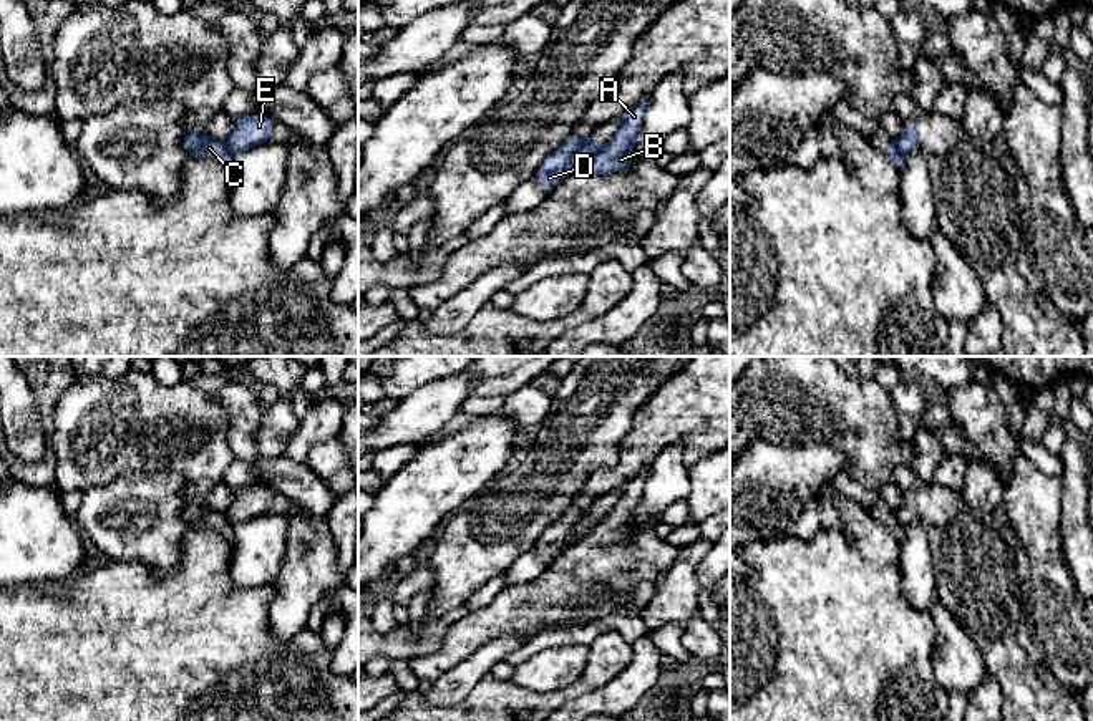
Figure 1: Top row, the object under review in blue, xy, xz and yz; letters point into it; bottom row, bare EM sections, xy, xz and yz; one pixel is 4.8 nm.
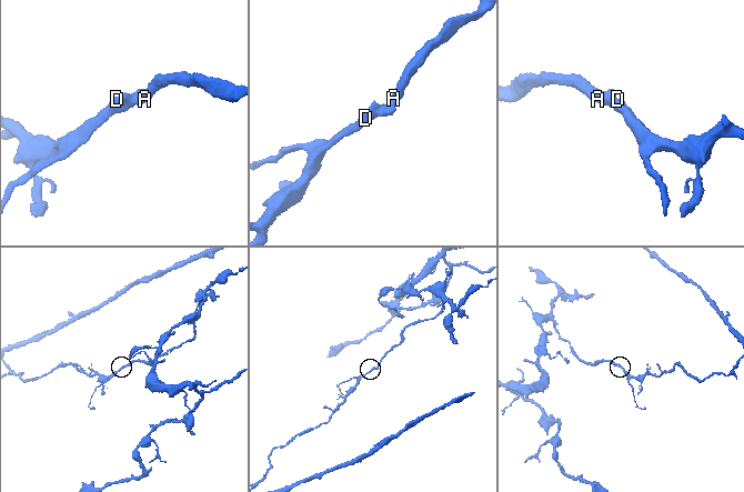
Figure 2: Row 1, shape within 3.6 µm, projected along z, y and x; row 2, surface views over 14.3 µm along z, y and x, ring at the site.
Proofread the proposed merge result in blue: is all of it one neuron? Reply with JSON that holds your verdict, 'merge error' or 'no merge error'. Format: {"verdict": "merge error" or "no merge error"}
{"verdict": "merge error"}

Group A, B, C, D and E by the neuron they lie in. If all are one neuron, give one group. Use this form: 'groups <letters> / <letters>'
groups A B E / C D

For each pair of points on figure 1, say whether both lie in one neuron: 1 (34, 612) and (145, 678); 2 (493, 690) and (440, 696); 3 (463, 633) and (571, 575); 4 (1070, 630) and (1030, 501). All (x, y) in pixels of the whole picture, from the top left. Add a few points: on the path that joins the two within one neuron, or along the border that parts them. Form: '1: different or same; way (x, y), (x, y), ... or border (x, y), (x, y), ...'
1: same; way (62, 640), (100, 678), (116, 678)
2: different; border (488, 672), (456, 703)
3: same; way (490, 624), (514, 609), (528, 609), (544, 602)
4: same; way (1050, 599), (1050, 577), (1040, 532)

